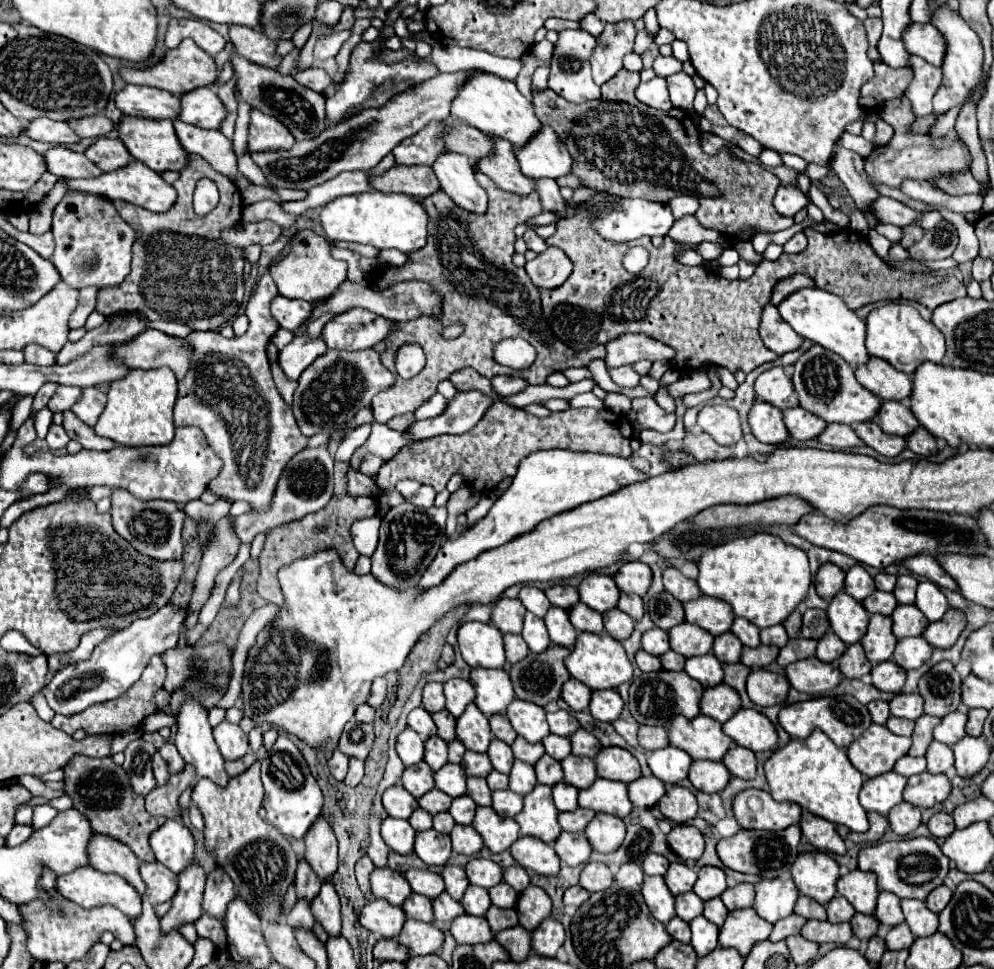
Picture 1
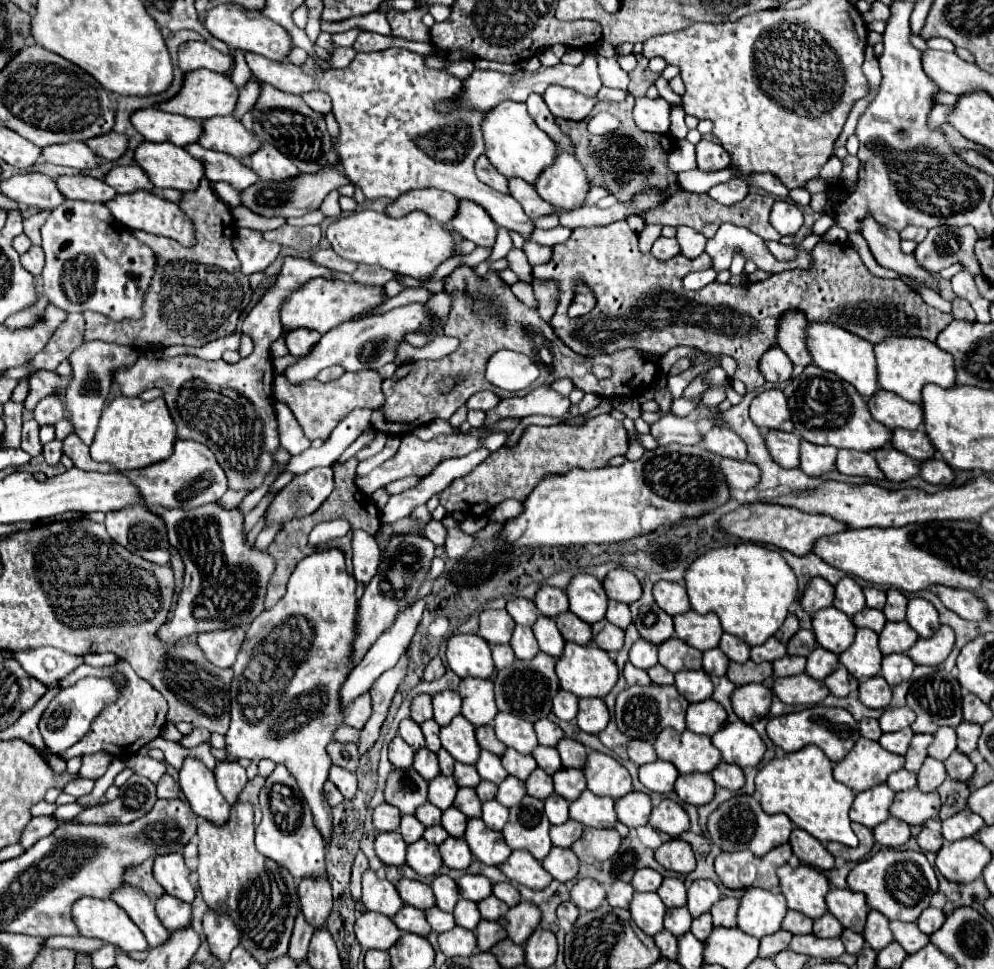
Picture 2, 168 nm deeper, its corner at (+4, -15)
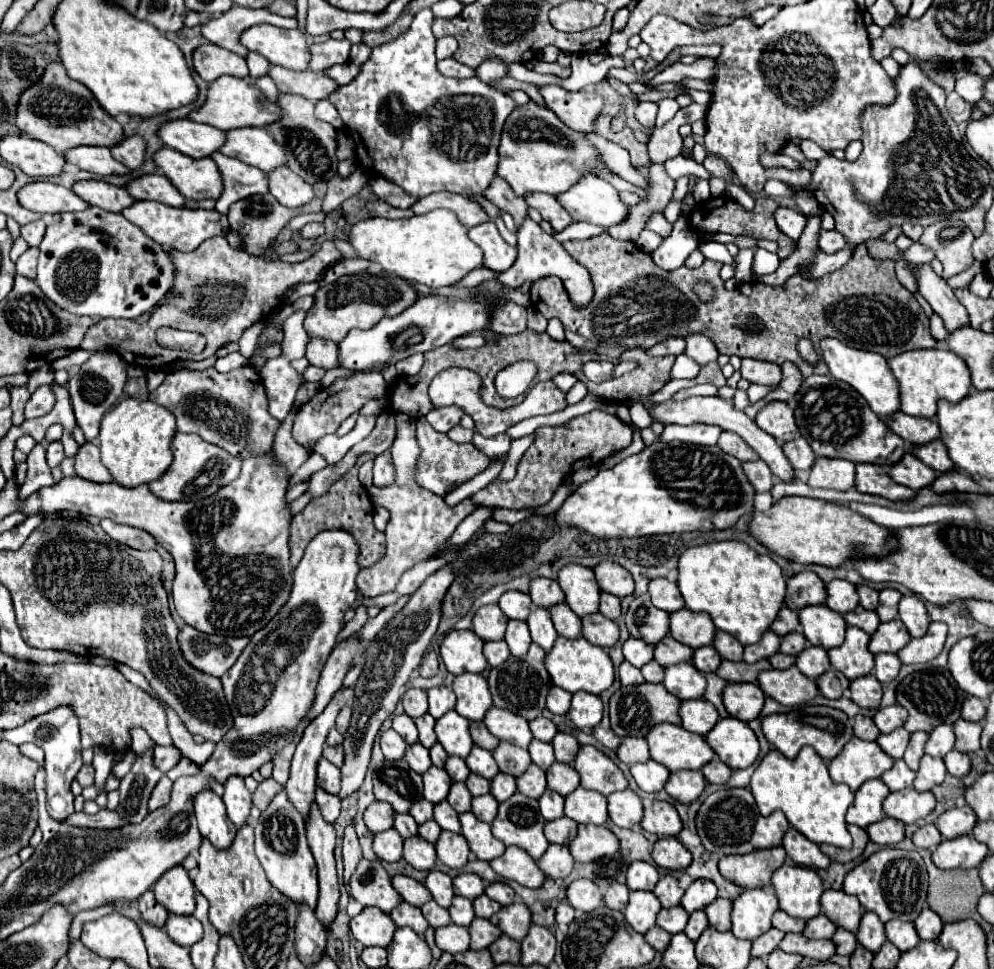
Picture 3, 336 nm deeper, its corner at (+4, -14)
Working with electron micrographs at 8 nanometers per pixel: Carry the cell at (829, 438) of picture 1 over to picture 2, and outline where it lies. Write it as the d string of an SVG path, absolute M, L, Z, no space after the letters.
M839 451L835 467L845 475L885 479L883 471L877 467L877 461L871 457L871 453L863 453L863 451Z

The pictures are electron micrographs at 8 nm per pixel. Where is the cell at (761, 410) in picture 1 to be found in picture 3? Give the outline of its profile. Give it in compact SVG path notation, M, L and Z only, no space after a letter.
M803 436L795 438L793 442L783 444L783 452L789 458L789 462L793 464L793 468L797 472L809 472L811 466L815 464L815 454L811 450L811 446L807 446L807 440Z

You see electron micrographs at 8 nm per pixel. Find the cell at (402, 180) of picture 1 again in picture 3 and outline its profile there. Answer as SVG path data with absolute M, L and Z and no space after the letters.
M435 192L435 194L429 194L425 198L421 198L415 206L413 206L413 212L415 214L427 214L427 210L437 210L437 208L447 208L451 212L455 212L459 216L459 220L473 228L473 226L479 226L483 222L489 220L487 212L473 200L465 198L465 196L459 196L459 194L453 194L453 192Z

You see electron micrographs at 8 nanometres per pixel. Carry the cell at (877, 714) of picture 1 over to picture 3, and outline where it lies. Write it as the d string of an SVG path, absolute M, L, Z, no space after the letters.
M861 714L855 716L853 732L855 732L855 736L861 738L861 740L877 740L877 736L879 736L879 730L877 730L877 726L873 724L873 720L867 718L867 716L861 716Z

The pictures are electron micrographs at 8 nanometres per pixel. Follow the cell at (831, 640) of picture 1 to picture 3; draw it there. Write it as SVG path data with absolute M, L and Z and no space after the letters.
M809 646L809 648L805 648L805 650L797 656L795 666L797 666L807 678L811 678L811 680L819 678L823 672L827 672L827 670L831 668L827 650L817 648L817 646Z

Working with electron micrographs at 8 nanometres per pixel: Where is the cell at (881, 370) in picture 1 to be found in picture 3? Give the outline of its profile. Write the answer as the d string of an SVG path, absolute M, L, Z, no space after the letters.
M903 412L895 414L891 422L887 422L887 426L911 446L923 446L939 438L939 426L935 420L913 418Z

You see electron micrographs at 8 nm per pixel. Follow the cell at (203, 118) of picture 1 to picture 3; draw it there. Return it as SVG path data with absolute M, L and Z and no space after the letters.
M239 128L227 132L227 142L221 148L229 158L237 158L263 172L287 166L283 148L271 138L265 128Z

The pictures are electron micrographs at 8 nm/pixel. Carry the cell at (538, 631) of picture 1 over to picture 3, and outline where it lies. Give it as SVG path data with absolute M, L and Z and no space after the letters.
M509 620L507 632L505 632L505 642L507 642L509 652L513 656L527 654L529 644L531 644L531 636L529 636L527 624L523 620Z

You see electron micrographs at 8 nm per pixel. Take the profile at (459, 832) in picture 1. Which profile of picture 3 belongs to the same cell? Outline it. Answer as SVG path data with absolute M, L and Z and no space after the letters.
M441 832L439 840L435 842L435 850L437 850L437 858L449 868L463 868L467 864L469 846L461 834Z

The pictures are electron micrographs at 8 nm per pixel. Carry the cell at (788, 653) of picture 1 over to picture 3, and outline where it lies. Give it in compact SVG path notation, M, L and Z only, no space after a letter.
M777 652L777 654L773 654L773 656L769 658L769 662L771 662L773 668L789 668L789 666L795 664L795 656L787 656L787 654Z

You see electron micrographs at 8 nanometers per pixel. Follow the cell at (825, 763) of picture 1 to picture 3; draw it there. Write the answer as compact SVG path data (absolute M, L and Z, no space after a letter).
M803 746L803 750L793 760L785 758L775 748L769 750L751 776L751 792L755 796L755 802L759 806L761 816L769 816L771 812L781 810L787 816L787 820L791 822L791 826L795 826L807 840L811 840L815 844L833 844L839 848L851 848L851 834L847 832L845 812L847 812L849 804L853 802L853 792L849 790L849 786L835 784L831 780L825 762L809 746Z

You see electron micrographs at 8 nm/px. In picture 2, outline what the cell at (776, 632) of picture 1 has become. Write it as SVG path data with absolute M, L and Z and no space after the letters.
M775 637L767 639L763 645L751 647L751 661L755 663L763 663L763 661L775 661L779 657L785 657L787 649L783 643L779 643Z

